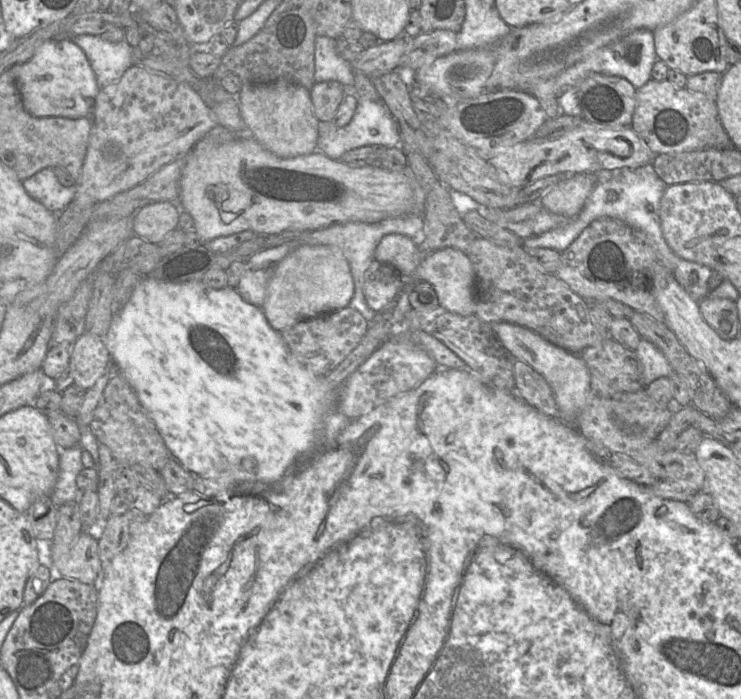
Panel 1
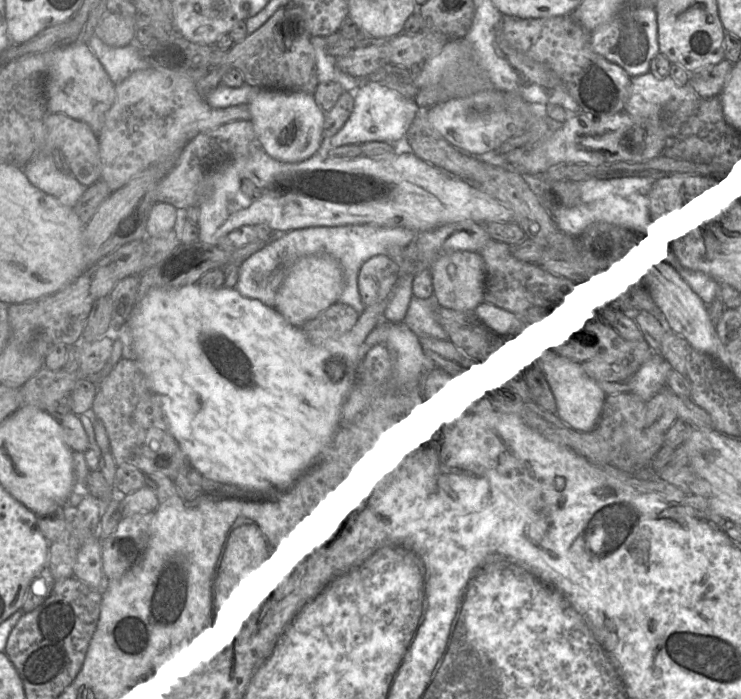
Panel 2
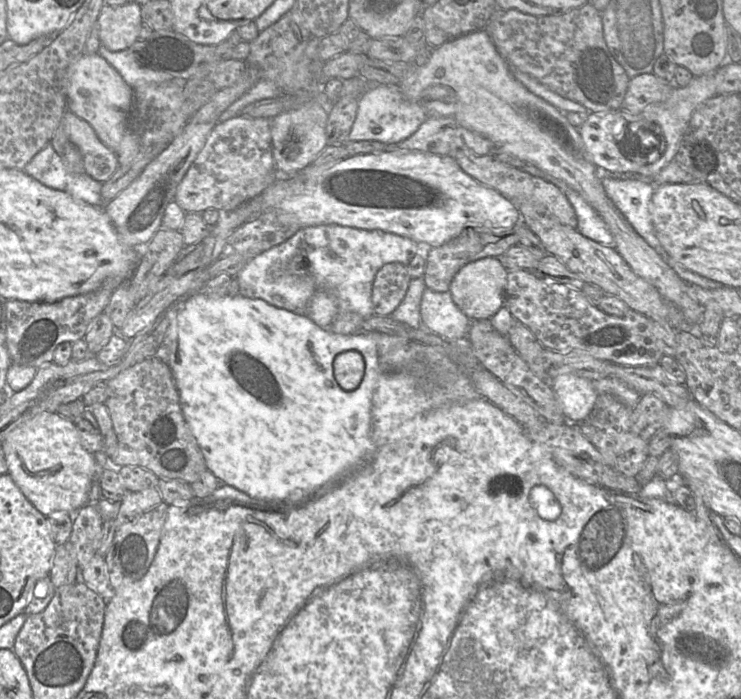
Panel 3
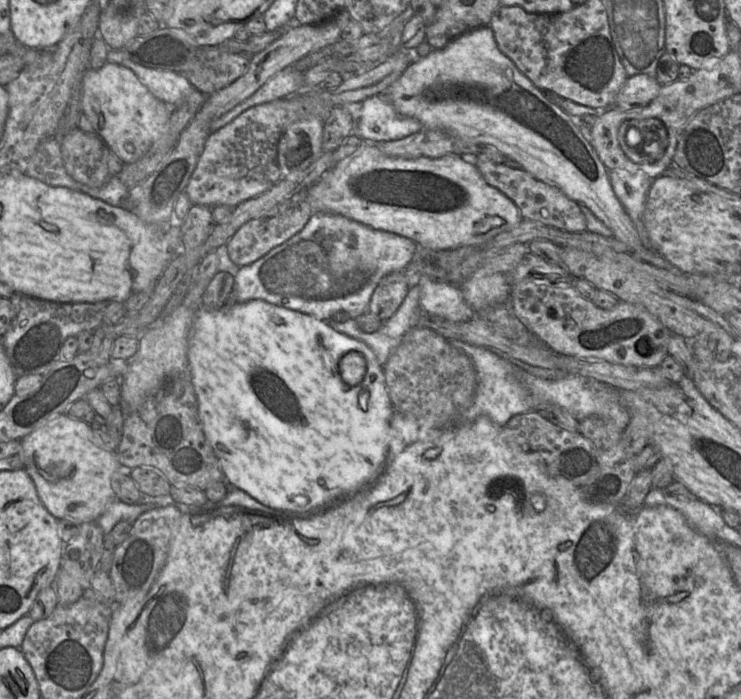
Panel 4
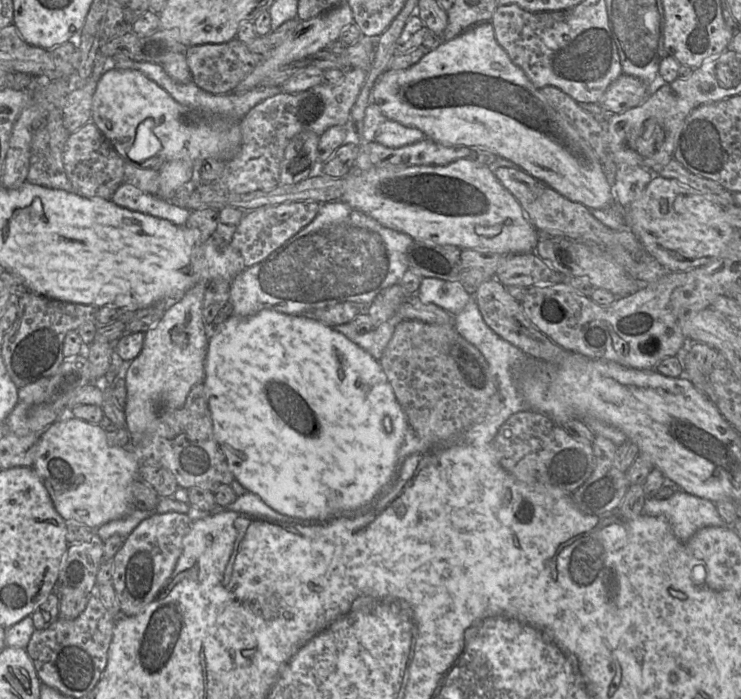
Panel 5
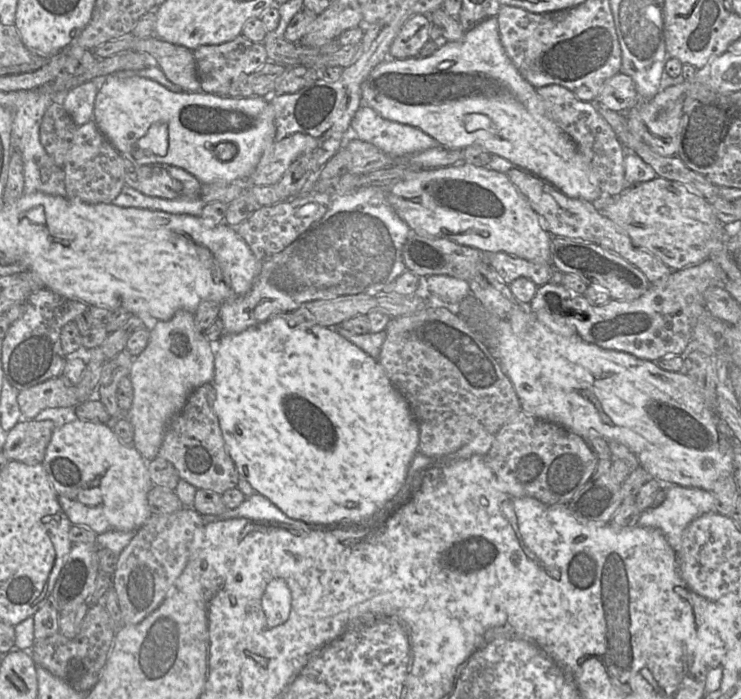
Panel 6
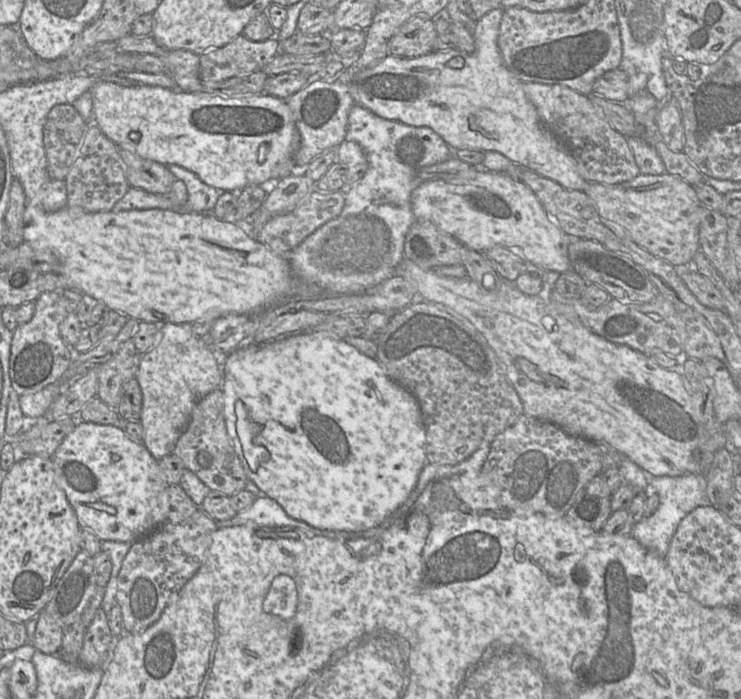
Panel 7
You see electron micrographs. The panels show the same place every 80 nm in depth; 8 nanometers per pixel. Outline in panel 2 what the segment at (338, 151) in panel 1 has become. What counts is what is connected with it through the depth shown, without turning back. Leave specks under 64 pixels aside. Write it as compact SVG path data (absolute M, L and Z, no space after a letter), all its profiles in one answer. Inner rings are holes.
M366 80L354 94L354 109L350 118L335 135L323 138L321 151L367 142L385 142L393 146L403 144L418 111L419 107L414 100L406 98L400 92L381 83Z

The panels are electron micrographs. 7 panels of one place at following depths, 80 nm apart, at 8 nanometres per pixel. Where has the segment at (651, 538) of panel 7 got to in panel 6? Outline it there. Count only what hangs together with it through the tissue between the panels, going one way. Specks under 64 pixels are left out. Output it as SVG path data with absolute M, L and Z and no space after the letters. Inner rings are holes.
M666 485L665 500L641 512L638 525L661 531L677 552L687 525L709 512L716 512L711 492L696 487Z

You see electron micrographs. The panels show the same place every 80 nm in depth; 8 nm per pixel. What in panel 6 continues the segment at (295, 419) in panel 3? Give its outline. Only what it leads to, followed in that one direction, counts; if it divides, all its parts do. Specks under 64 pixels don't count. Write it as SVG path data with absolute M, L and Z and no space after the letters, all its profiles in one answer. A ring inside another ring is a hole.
M275 315L268 319L267 321L249 328L241 333L232 335L223 335L219 344L216 347L215 358L214 358L214 377L212 380L212 385L215 389L215 412L217 414L219 425L222 431L223 439L226 444L227 451L233 460L241 479L245 479L250 483L256 493L269 499L274 505L276 505L285 515L289 518L302 521L309 525L317 526L328 526L328 527L360 527L360 526L371 526L389 513L392 512L393 501L397 498L406 484L409 482L409 477L412 473L412 463L415 455L418 452L419 447L419 427L416 419L414 418L408 401L406 398L394 387L394 385L389 380L385 373L385 370L378 362L378 360L372 358L362 349L348 341L346 338L341 336L336 329L330 327L324 327L320 325L305 326L305 325L294 325L291 326L288 320L279 315Z

